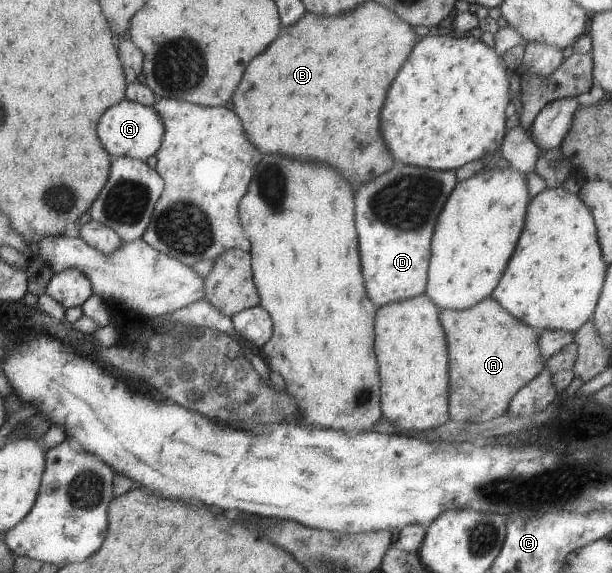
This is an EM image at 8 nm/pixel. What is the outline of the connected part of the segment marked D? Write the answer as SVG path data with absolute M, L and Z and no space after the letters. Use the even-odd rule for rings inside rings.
M396 162L384 175L363 183L354 195L354 225L360 269L375 307L424 293L430 235L445 199L457 184L454 170L432 171Z

